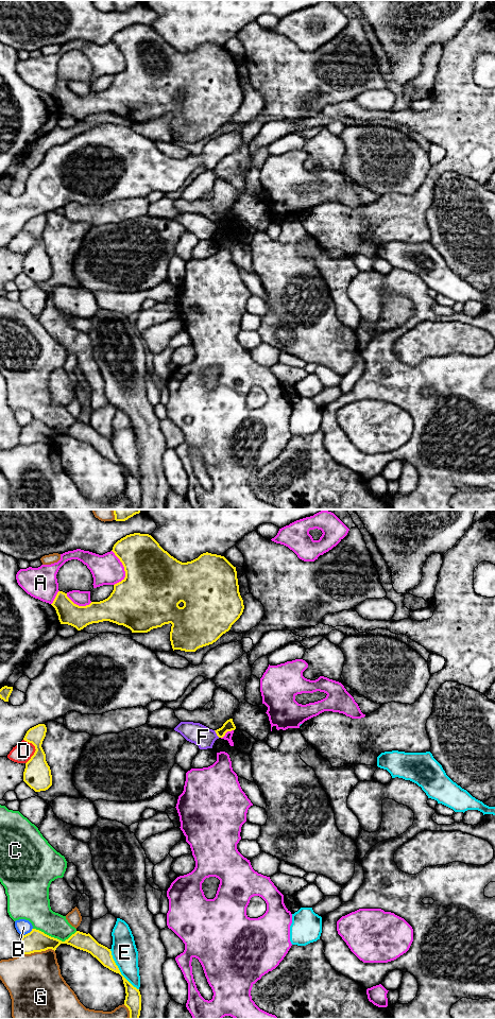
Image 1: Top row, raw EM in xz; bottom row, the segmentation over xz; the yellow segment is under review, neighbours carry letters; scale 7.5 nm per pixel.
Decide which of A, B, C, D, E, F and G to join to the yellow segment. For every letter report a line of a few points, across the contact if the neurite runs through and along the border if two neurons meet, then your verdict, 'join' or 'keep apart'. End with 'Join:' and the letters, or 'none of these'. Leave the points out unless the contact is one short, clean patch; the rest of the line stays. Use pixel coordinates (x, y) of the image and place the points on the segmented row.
A: keep apart
B: keep apart
C: keep apart
D: keep apart
E: keep apart
F: xz (214, 730), (219, 737) | keep apart
G: keep apart
Join: none of these

